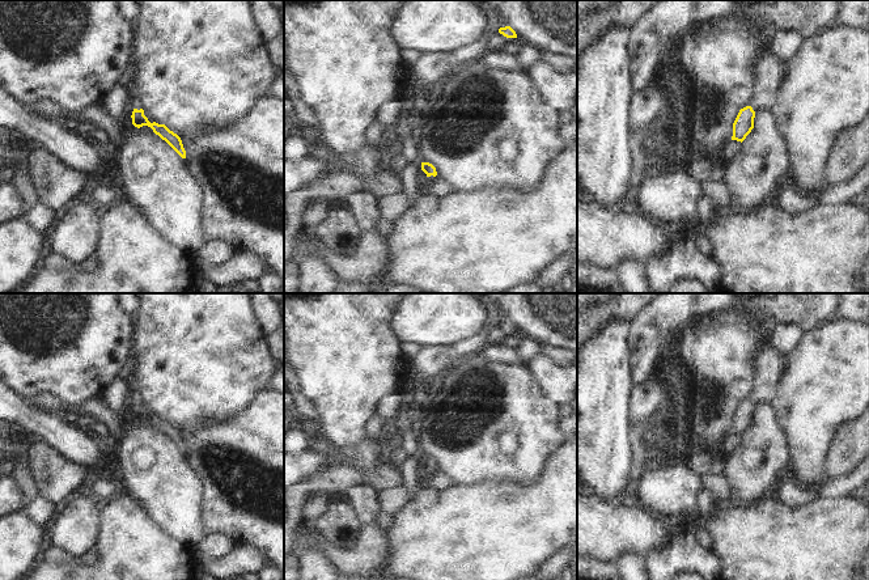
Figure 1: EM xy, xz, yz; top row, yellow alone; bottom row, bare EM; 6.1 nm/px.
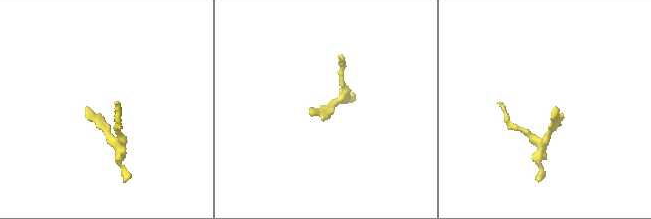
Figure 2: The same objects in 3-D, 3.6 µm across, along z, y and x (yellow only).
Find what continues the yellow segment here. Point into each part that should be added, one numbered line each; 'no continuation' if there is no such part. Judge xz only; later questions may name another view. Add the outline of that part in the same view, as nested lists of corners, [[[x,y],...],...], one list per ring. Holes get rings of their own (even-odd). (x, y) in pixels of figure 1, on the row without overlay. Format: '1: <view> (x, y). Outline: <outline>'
1: xz (428, 483). Outline: [[[431,469],[425,473],[425,480],[423,482],[424,488],[434,488],[433,477],[436,470]]]

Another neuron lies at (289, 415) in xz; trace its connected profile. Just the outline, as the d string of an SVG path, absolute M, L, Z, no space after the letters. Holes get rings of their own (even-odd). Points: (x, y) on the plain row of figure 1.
M284 388L284 418L289 422L297 422L294 411L293 411L293 399L292 395Z

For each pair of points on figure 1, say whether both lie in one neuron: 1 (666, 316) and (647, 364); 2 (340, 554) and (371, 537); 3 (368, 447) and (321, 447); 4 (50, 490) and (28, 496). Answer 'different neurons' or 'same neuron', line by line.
1: same neuron
2: same neuron
3: same neuron
4: different neurons

